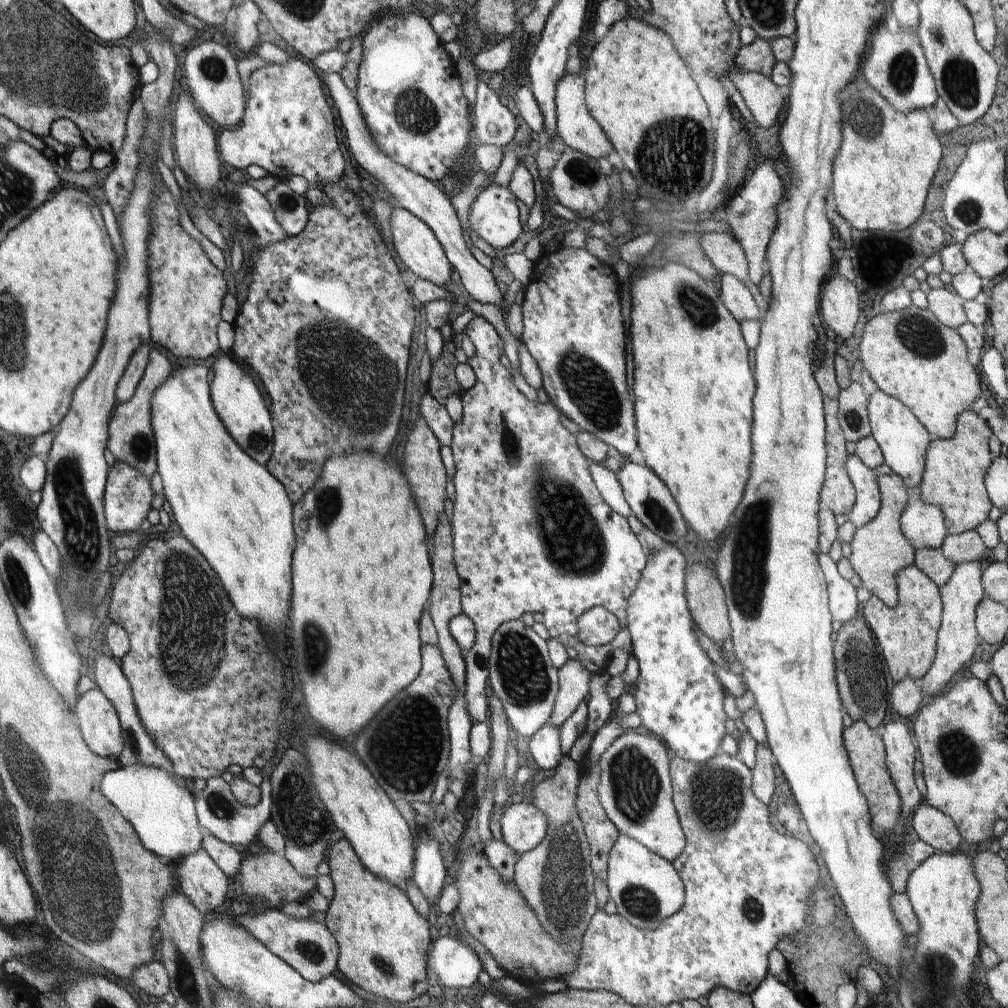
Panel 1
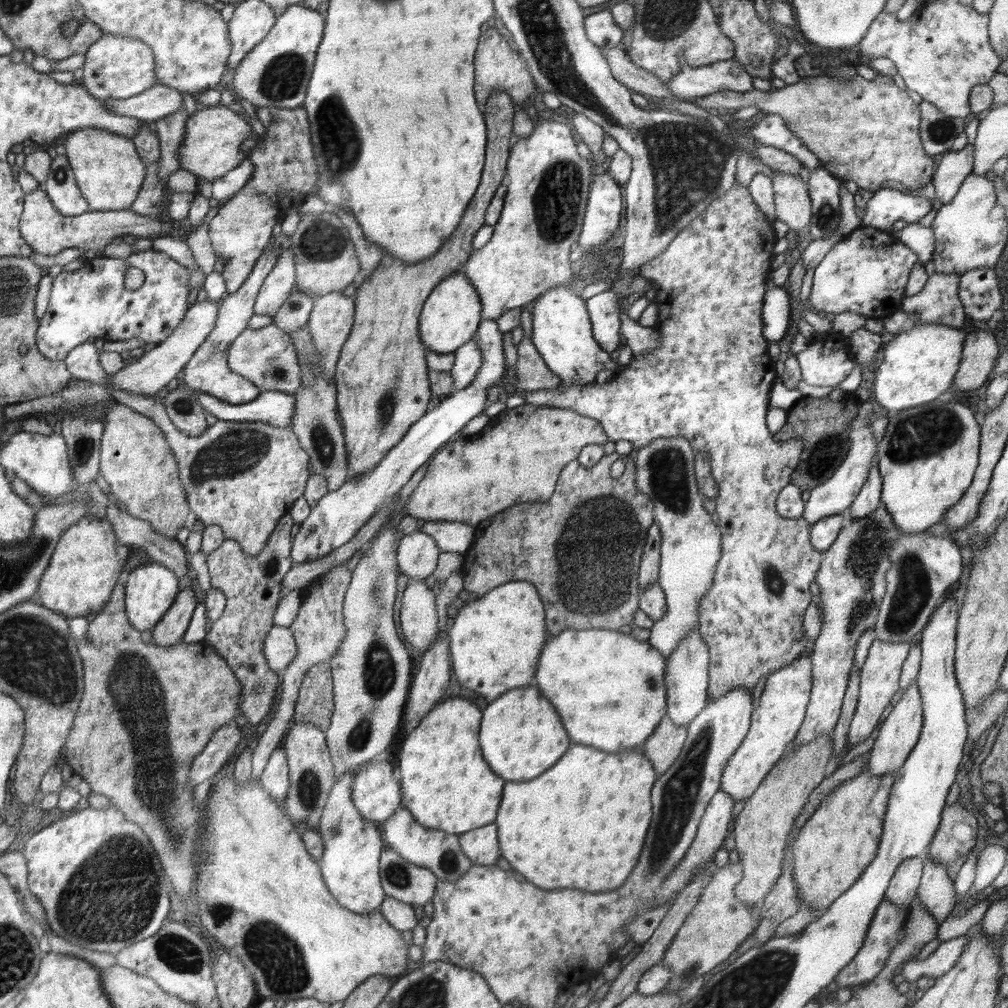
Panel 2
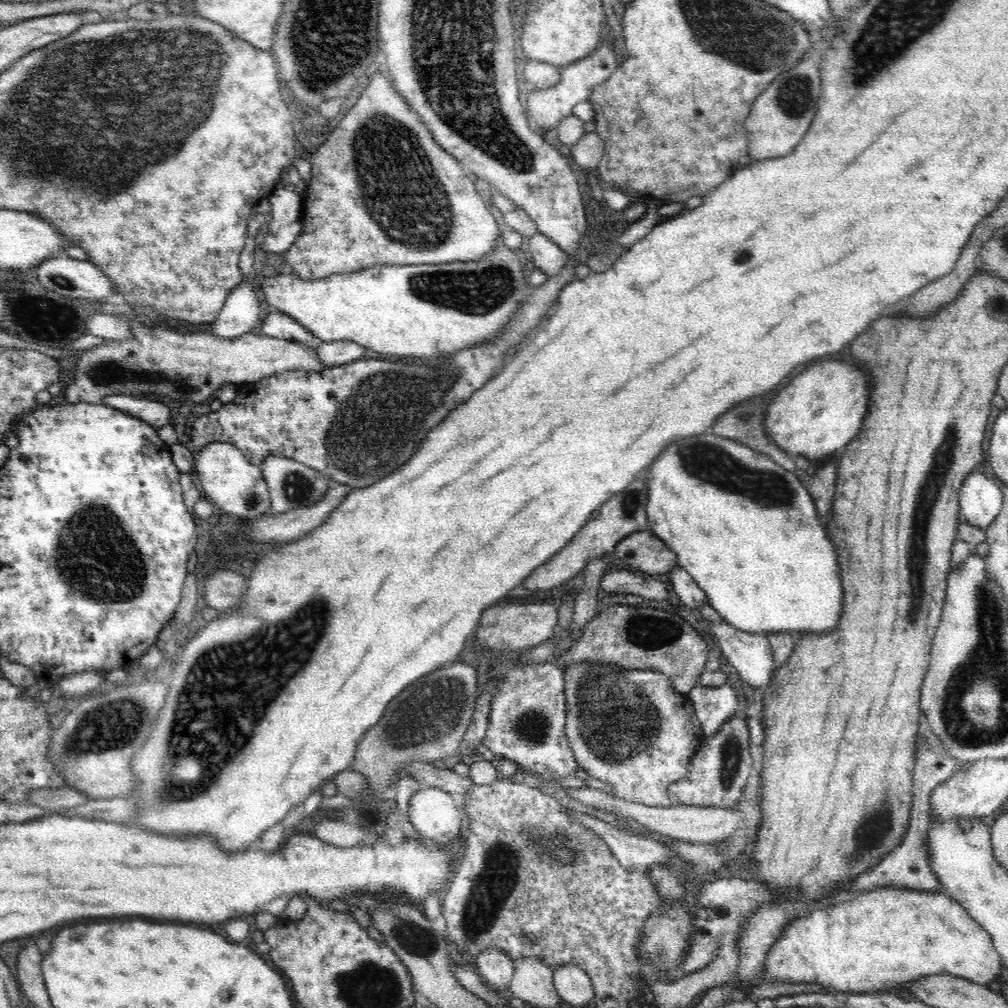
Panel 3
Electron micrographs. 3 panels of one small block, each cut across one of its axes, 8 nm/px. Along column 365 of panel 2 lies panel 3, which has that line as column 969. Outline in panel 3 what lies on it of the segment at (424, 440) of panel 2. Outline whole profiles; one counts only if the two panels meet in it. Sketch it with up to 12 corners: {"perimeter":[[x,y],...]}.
{"perimeter":[[974,468],[960,488],[960,514],[988,528],[1004,508],[1002,484]]}

